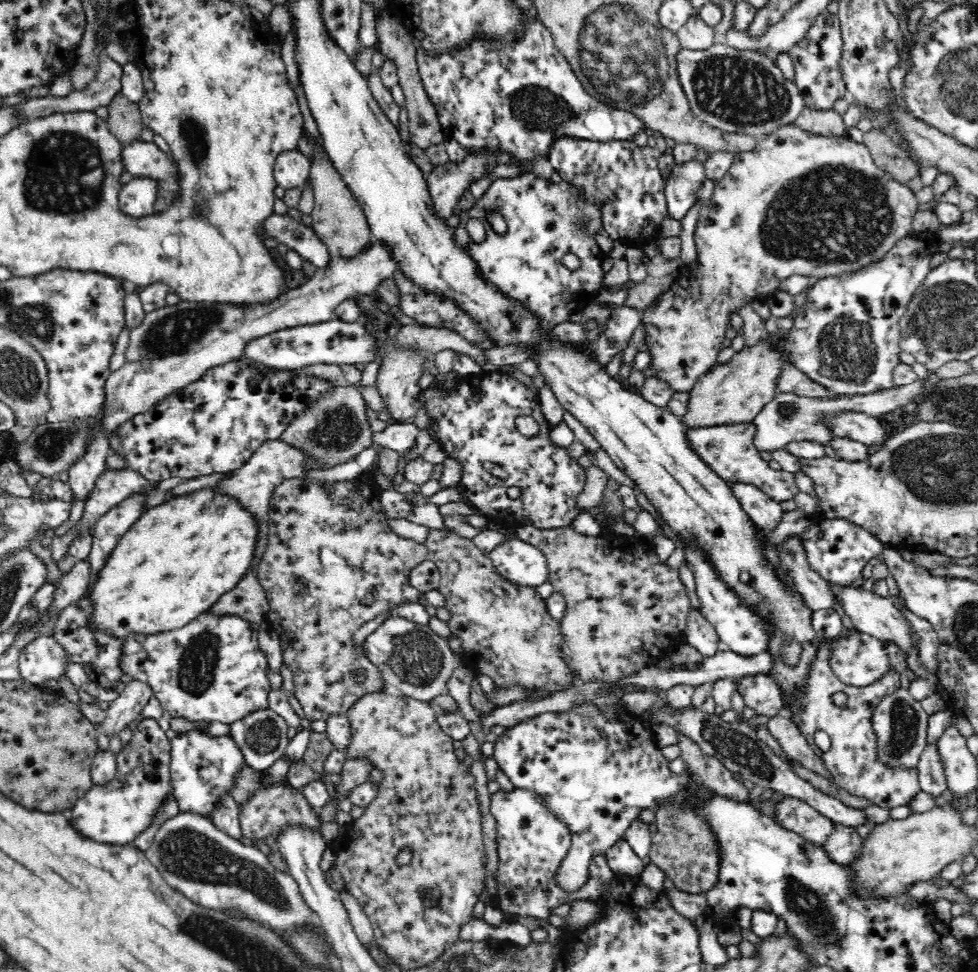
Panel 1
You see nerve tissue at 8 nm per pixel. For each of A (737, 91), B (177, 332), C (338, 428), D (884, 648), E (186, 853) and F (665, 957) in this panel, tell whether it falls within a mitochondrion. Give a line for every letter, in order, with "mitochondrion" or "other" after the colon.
A: mitochondrion
B: mitochondrion
C: mitochondrion
D: other
E: mitochondrion
F: mitochondrion

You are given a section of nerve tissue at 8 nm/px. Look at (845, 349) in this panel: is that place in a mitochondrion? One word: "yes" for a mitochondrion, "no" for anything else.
yes

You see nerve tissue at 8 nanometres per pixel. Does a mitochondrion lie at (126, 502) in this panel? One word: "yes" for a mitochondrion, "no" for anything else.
no

